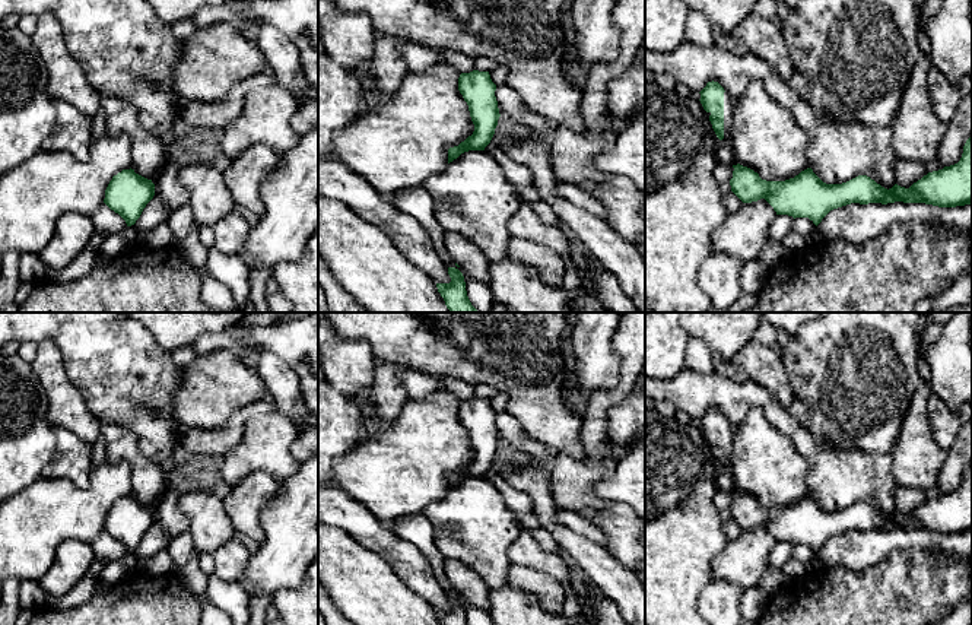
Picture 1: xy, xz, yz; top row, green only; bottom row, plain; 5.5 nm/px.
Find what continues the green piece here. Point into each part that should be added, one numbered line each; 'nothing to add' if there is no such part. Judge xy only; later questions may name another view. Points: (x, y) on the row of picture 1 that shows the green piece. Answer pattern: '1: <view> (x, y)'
nothing to add

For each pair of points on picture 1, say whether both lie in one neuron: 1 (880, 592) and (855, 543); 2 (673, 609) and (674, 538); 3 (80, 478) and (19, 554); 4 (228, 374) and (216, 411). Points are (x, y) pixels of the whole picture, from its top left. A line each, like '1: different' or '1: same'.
1: different
2: same
3: different
4: same

